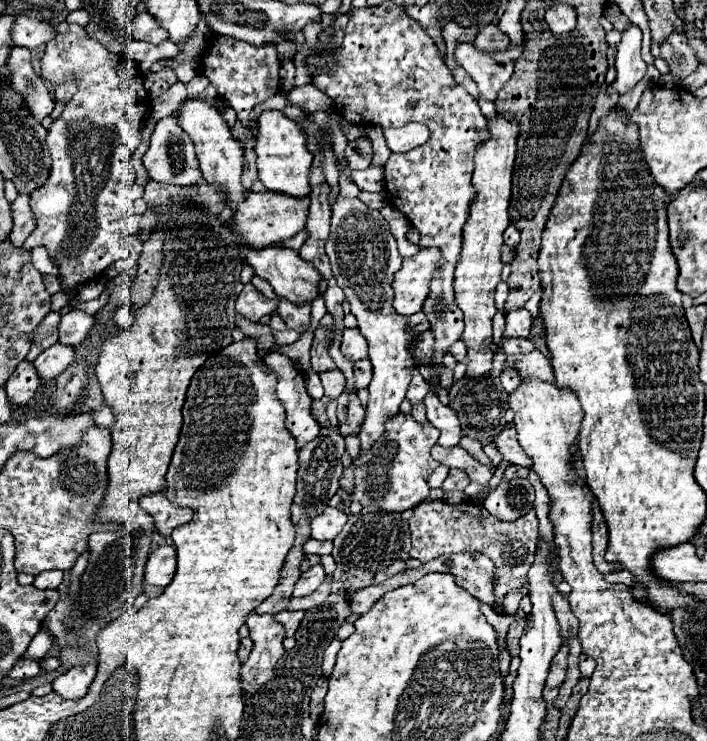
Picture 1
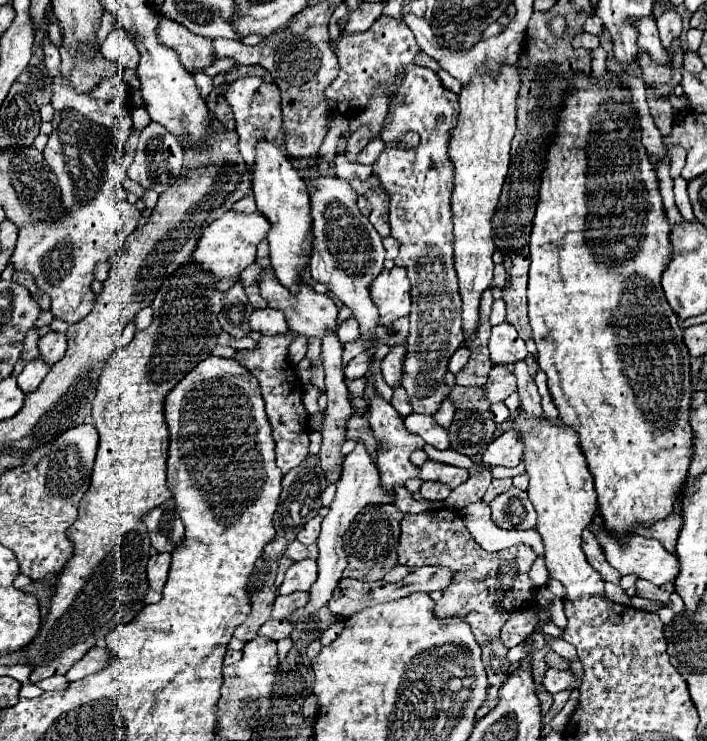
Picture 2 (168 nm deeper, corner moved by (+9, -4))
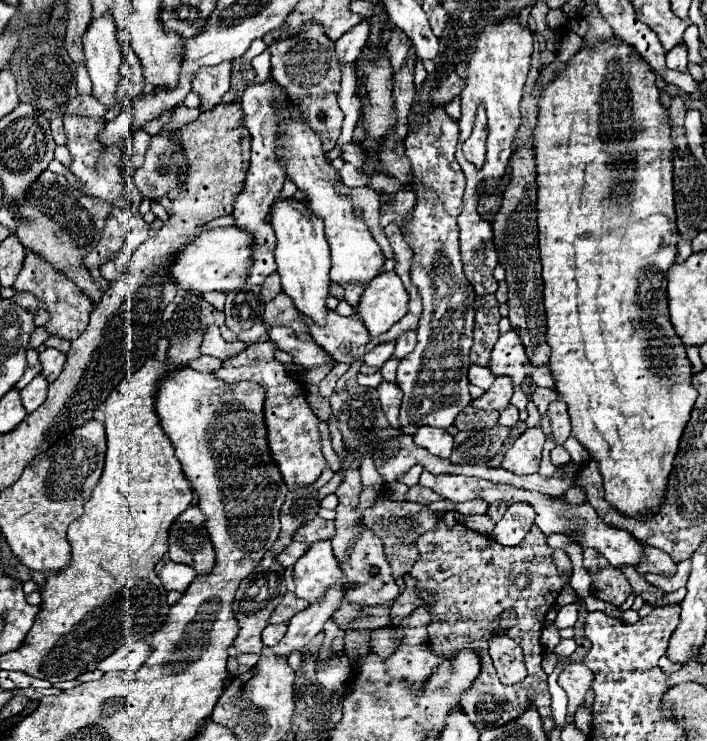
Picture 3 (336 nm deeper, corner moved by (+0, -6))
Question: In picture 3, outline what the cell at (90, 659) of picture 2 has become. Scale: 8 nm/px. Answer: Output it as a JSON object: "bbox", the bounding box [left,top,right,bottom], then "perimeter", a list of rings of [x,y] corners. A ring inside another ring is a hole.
{"bbox":[98,641,150,671],"perimeter":[[[134,641],[118,647],[112,655],[98,663],[100,671],[136,671],[150,655],[146,641]]]}

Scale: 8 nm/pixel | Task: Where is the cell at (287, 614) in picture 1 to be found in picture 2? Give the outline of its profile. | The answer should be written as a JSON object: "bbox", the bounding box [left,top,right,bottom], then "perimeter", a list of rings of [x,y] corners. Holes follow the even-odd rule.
{"bbox":[259,619,293,641],"perimeter":[[[269,619],[269,621],[259,629],[259,635],[269,637],[269,639],[273,639],[273,641],[279,641],[279,639],[283,639],[283,637],[289,637],[291,629],[293,629],[293,625],[291,625],[287,619],[283,619],[283,621]]]}

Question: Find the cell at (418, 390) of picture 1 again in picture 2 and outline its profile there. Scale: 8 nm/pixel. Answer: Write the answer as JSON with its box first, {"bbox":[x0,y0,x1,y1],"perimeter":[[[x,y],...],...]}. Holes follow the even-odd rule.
{"bbox":[381,345,405,387],"perimeter":[[[393,345],[381,363],[381,371],[389,387],[397,387],[401,383],[403,355],[405,355],[405,345]]]}

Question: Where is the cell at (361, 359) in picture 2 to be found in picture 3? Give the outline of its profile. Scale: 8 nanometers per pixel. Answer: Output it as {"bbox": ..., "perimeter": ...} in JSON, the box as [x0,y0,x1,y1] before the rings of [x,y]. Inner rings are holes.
{"bbox":[364,341,394,369],"perimeter":[[[392,341],[392,343],[382,343],[382,345],[378,345],[376,349],[372,349],[372,351],[364,357],[364,363],[370,365],[370,367],[380,369],[380,367],[392,357],[392,353],[394,353],[394,341]]]}

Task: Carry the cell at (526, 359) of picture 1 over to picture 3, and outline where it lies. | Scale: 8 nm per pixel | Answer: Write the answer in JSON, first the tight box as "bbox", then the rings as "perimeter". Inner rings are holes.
{"bbox":[472,377,512,409],"perimeter":[[[496,377],[496,381],[492,383],[492,387],[478,399],[472,401],[474,407],[478,409],[504,409],[510,403],[512,397],[512,379],[510,377]]]}

